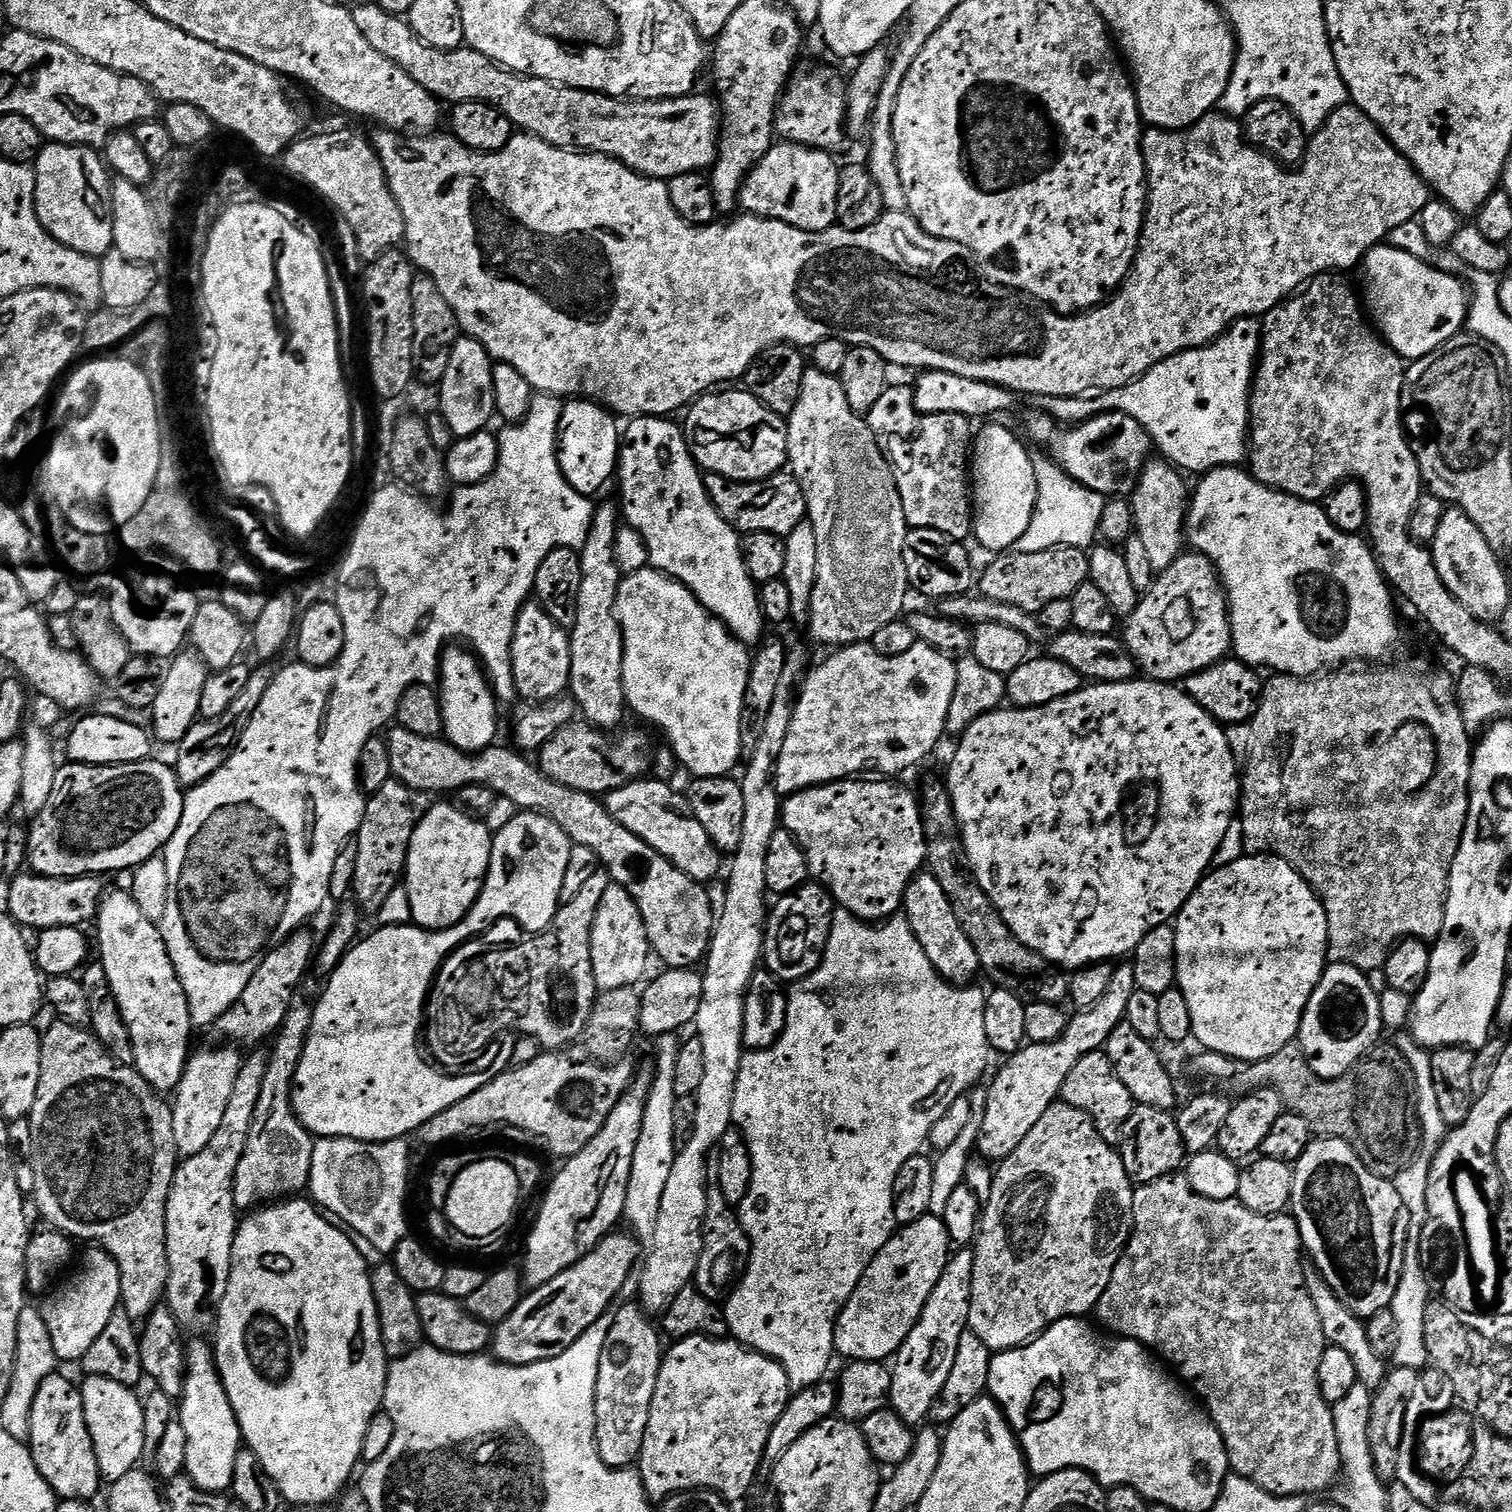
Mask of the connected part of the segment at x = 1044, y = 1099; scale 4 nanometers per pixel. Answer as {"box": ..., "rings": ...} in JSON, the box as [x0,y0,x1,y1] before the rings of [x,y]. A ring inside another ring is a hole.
{"box":[975,963,1138,1162],"rings":[[[1131,963],[1125,964],[1108,976],[1108,989],[1098,1003],[1077,1011],[1076,1017],[1067,1021],[1064,1032],[1056,1040],[1044,1043],[1025,1043],[1020,1051],[1013,1052],[1000,1068],[1000,1073],[986,1088],[984,1117],[976,1139],[975,1151],[989,1162],[1002,1162],[1030,1134],[1039,1120],[1044,1119],[1046,1110],[1060,1100],[1062,1082],[1066,1074],[1080,1057],[1088,1052],[1099,1052],[1105,1047],[1118,1025],[1124,1023],[1126,1002],[1138,991]]]}

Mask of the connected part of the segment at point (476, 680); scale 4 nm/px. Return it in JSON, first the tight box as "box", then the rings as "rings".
{"box":[438,647,498,752],"rings":[[[467,647],[451,648],[443,653],[438,673],[440,713],[444,723],[443,735],[455,748],[460,748],[464,752],[480,752],[497,743],[498,701],[479,659]]]}

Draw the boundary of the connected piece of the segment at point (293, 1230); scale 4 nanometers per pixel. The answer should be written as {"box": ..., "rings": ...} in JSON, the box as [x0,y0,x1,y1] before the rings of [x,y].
{"box":[214,1198,390,1505],"rings":[[[288,1198],[283,1202],[261,1207],[245,1215],[248,1216],[245,1220],[243,1217],[239,1221],[232,1251],[230,1282],[216,1312],[214,1351],[216,1368],[219,1369],[222,1382],[226,1386],[230,1406],[234,1406],[243,1443],[252,1448],[254,1454],[258,1454],[258,1462],[266,1466],[266,1474],[270,1474],[270,1478],[278,1486],[281,1497],[292,1504],[331,1505],[349,1487],[348,1479],[351,1478],[356,1463],[361,1463],[362,1460],[362,1438],[366,1438],[366,1426],[370,1426],[376,1413],[383,1409],[390,1358],[384,1349],[370,1267],[368,1268],[367,1262],[364,1261],[363,1254],[356,1249],[357,1241],[343,1227],[337,1226],[327,1215],[322,1214],[315,1203],[300,1199],[304,1198]]]}

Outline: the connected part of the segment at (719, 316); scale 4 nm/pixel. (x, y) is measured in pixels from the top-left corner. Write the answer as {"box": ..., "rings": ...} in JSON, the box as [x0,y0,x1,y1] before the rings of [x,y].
{"box":[374,102,1430,418],"rings":[[[1351,102],[1341,106],[1317,132],[1311,133],[1304,160],[1295,170],[1289,170],[1268,153],[1252,147],[1245,137],[1241,121],[1231,116],[1209,114],[1197,124],[1179,130],[1149,127],[1142,136],[1144,168],[1148,171],[1148,207],[1144,213],[1144,228],[1140,231],[1140,249],[1136,252],[1136,261],[1132,263],[1128,277],[1107,302],[1079,314],[1054,314],[1053,309],[1025,298],[1019,291],[996,282],[983,284],[967,276],[955,260],[957,244],[923,232],[920,223],[907,211],[885,211],[873,225],[860,230],[833,226],[825,232],[803,232],[781,220],[769,220],[766,216],[755,214],[740,214],[737,220],[729,224],[713,222],[697,226],[686,223],[674,210],[665,181],[639,176],[622,162],[597,152],[555,148],[537,136],[516,134],[500,151],[485,154],[473,152],[451,134],[408,135],[391,130],[381,133],[380,137],[375,137],[374,147],[380,156],[390,190],[402,210],[404,240],[408,244],[406,255],[423,275],[436,283],[442,298],[446,298],[452,307],[461,333],[477,340],[493,361],[514,366],[514,370],[518,370],[518,374],[522,374],[522,378],[526,378],[526,382],[530,382],[537,393],[549,392],[552,396],[590,400],[621,417],[624,415],[624,418],[671,417],[671,412],[691,405],[717,386],[727,385],[724,384],[727,380],[739,381],[744,371],[770,346],[811,346],[823,340],[842,340],[849,346],[873,348],[892,366],[901,364],[904,368],[949,372],[967,380],[996,384],[1009,393],[1025,392],[1029,398],[1067,398],[1121,388],[1133,384],[1163,360],[1211,344],[1236,321],[1263,317],[1265,312],[1299,293],[1314,277],[1344,270],[1340,268],[1352,268],[1355,264],[1357,267],[1371,248],[1387,241],[1384,239],[1391,232],[1398,231],[1411,220],[1413,223],[1430,199],[1430,189],[1412,163],[1390,143],[1380,127]]]}

